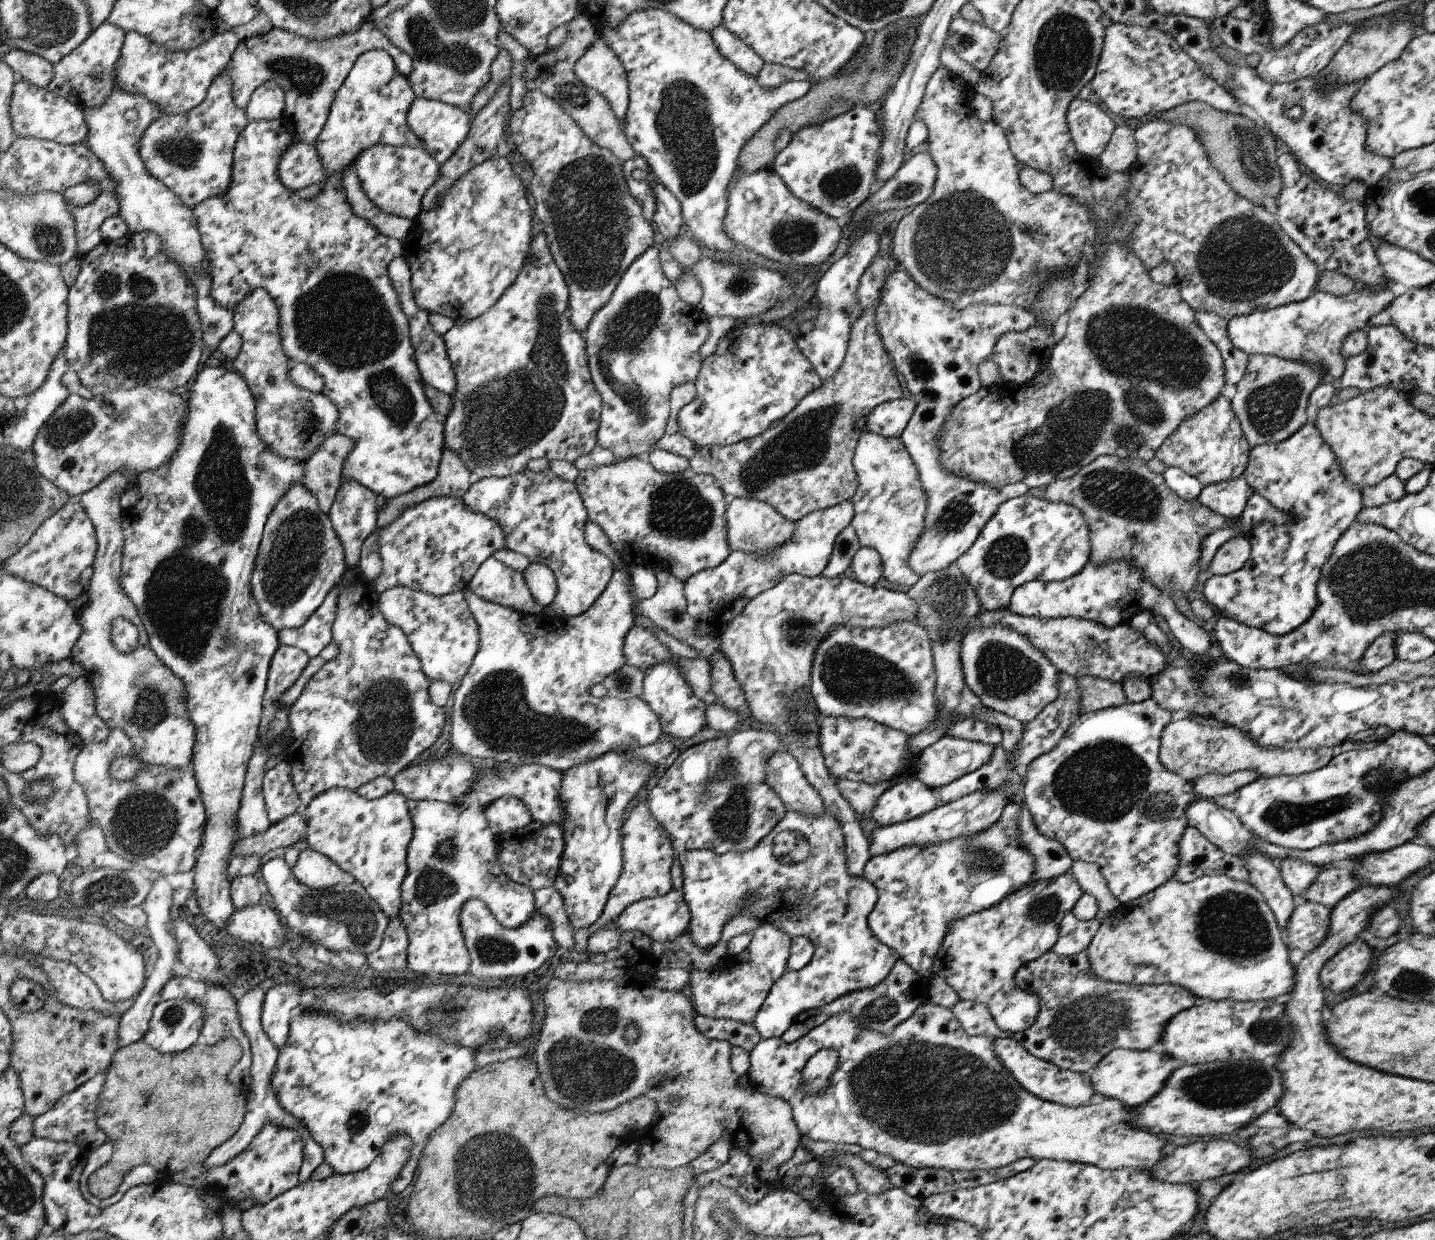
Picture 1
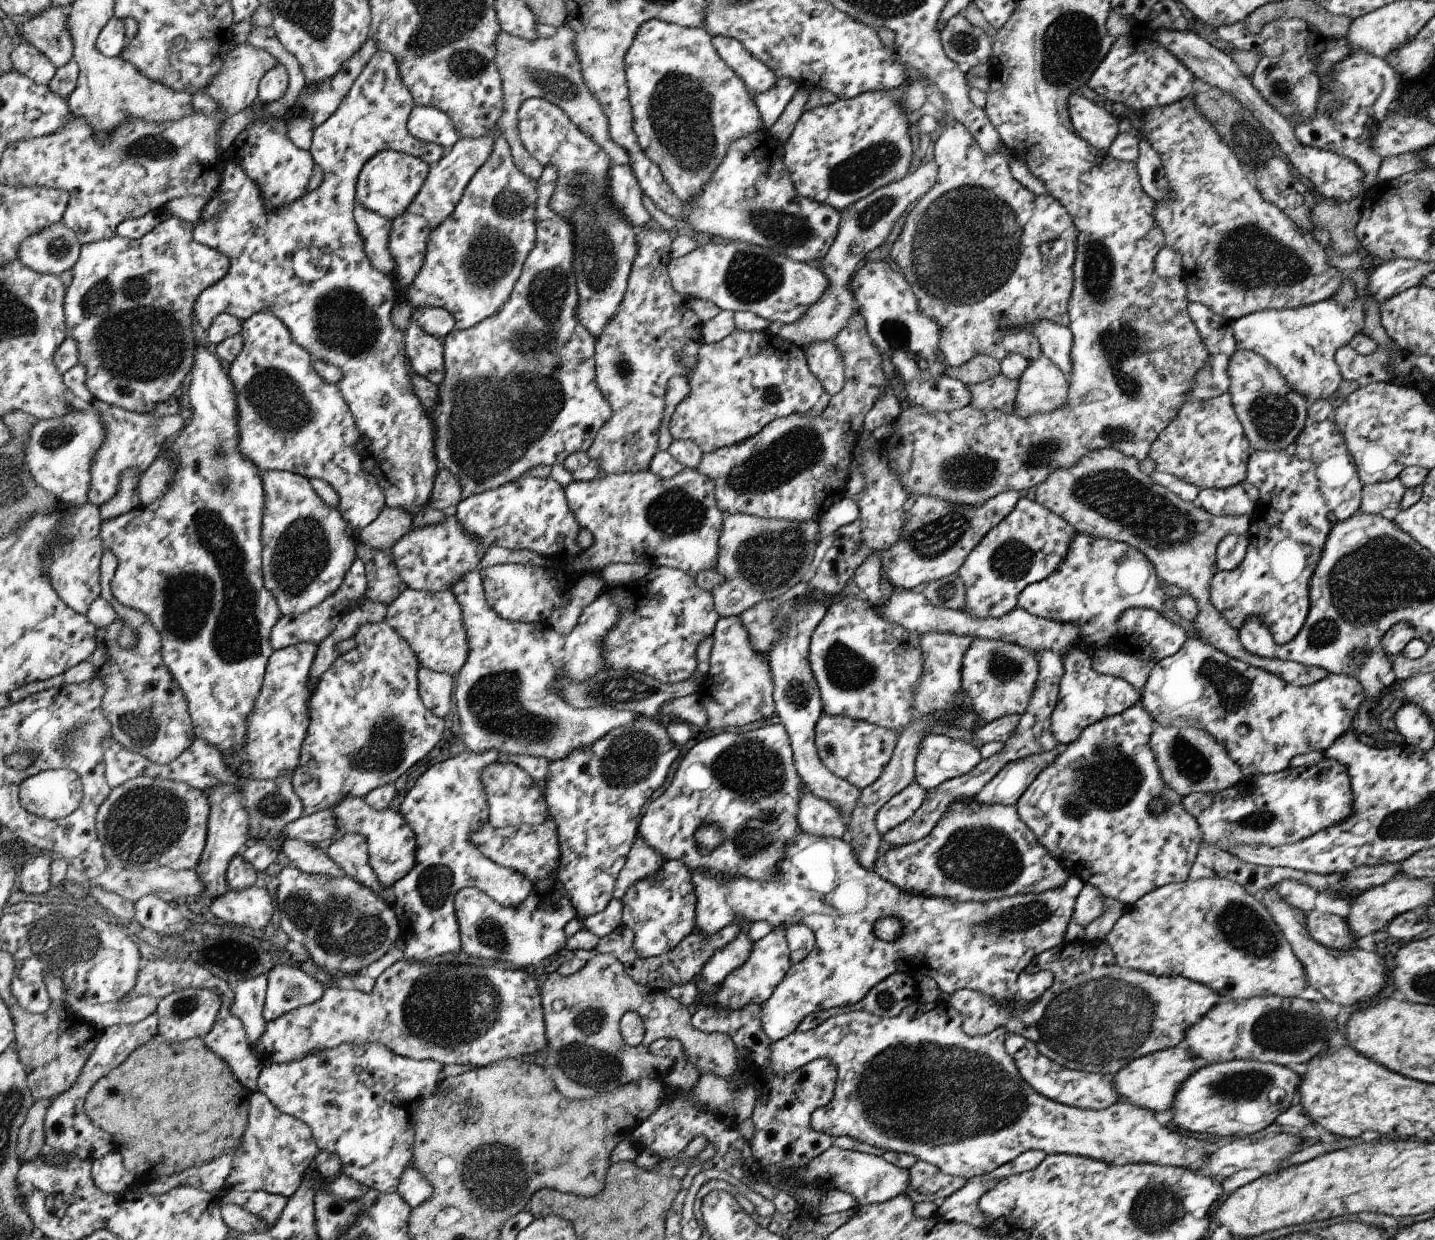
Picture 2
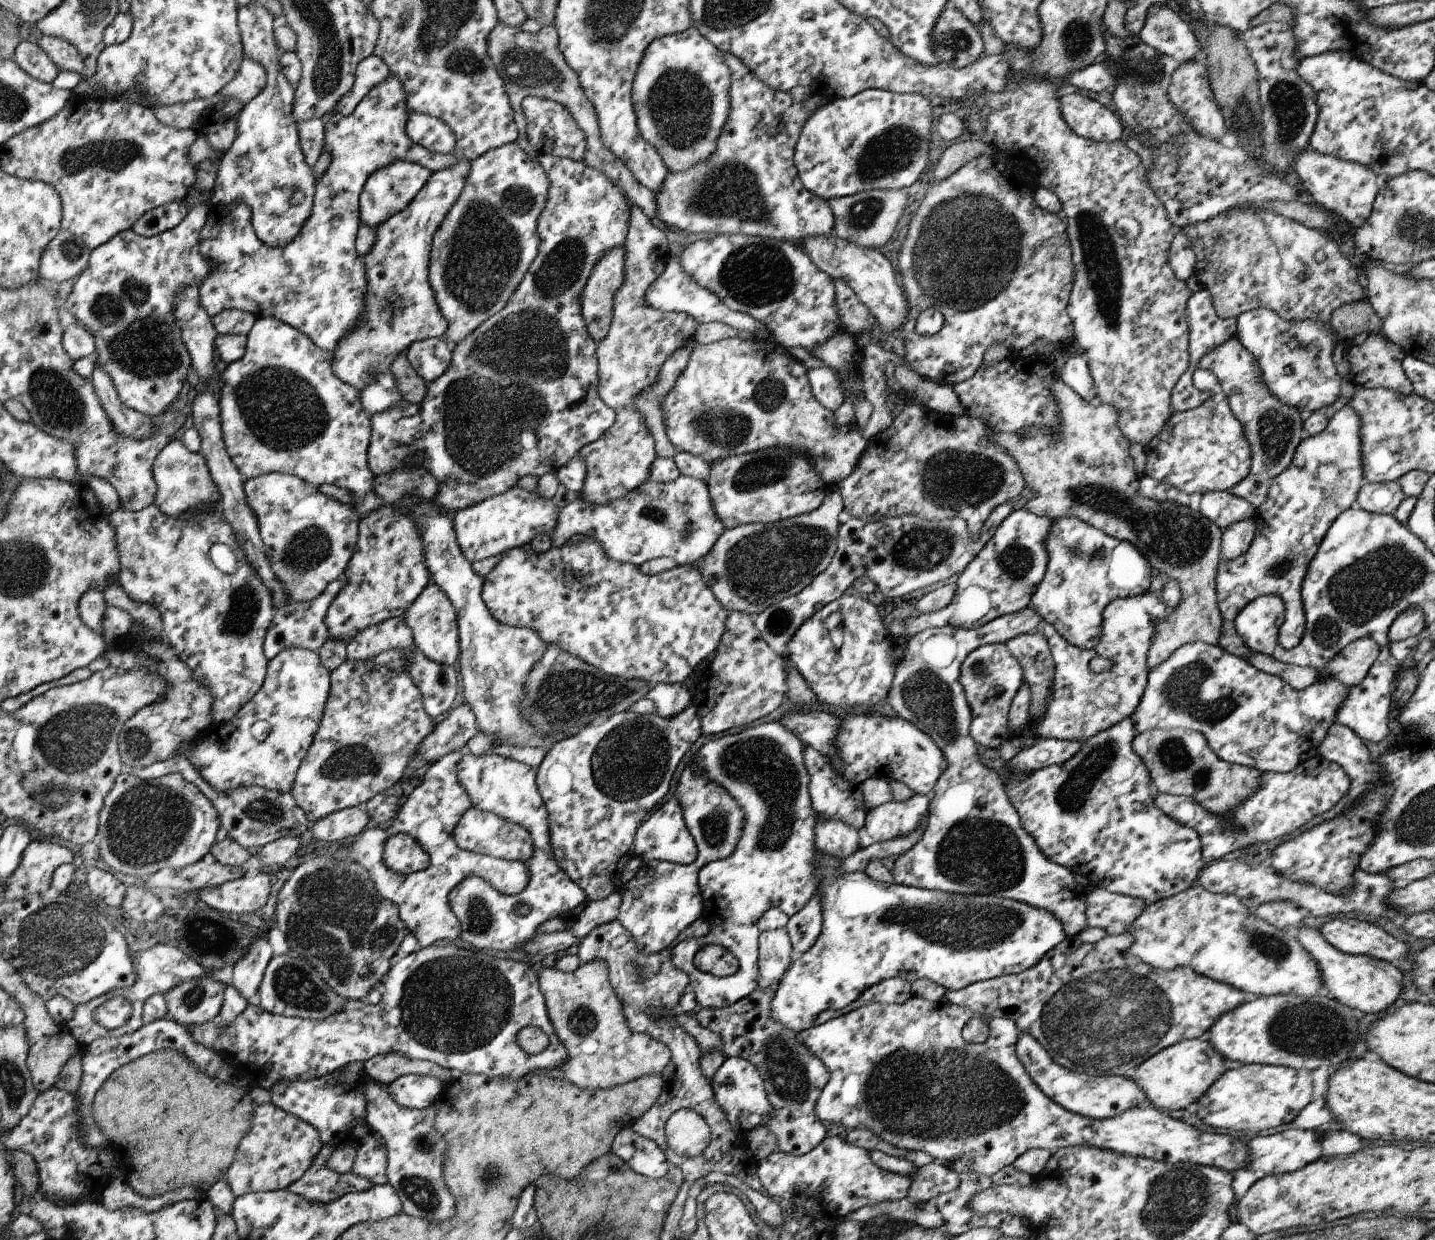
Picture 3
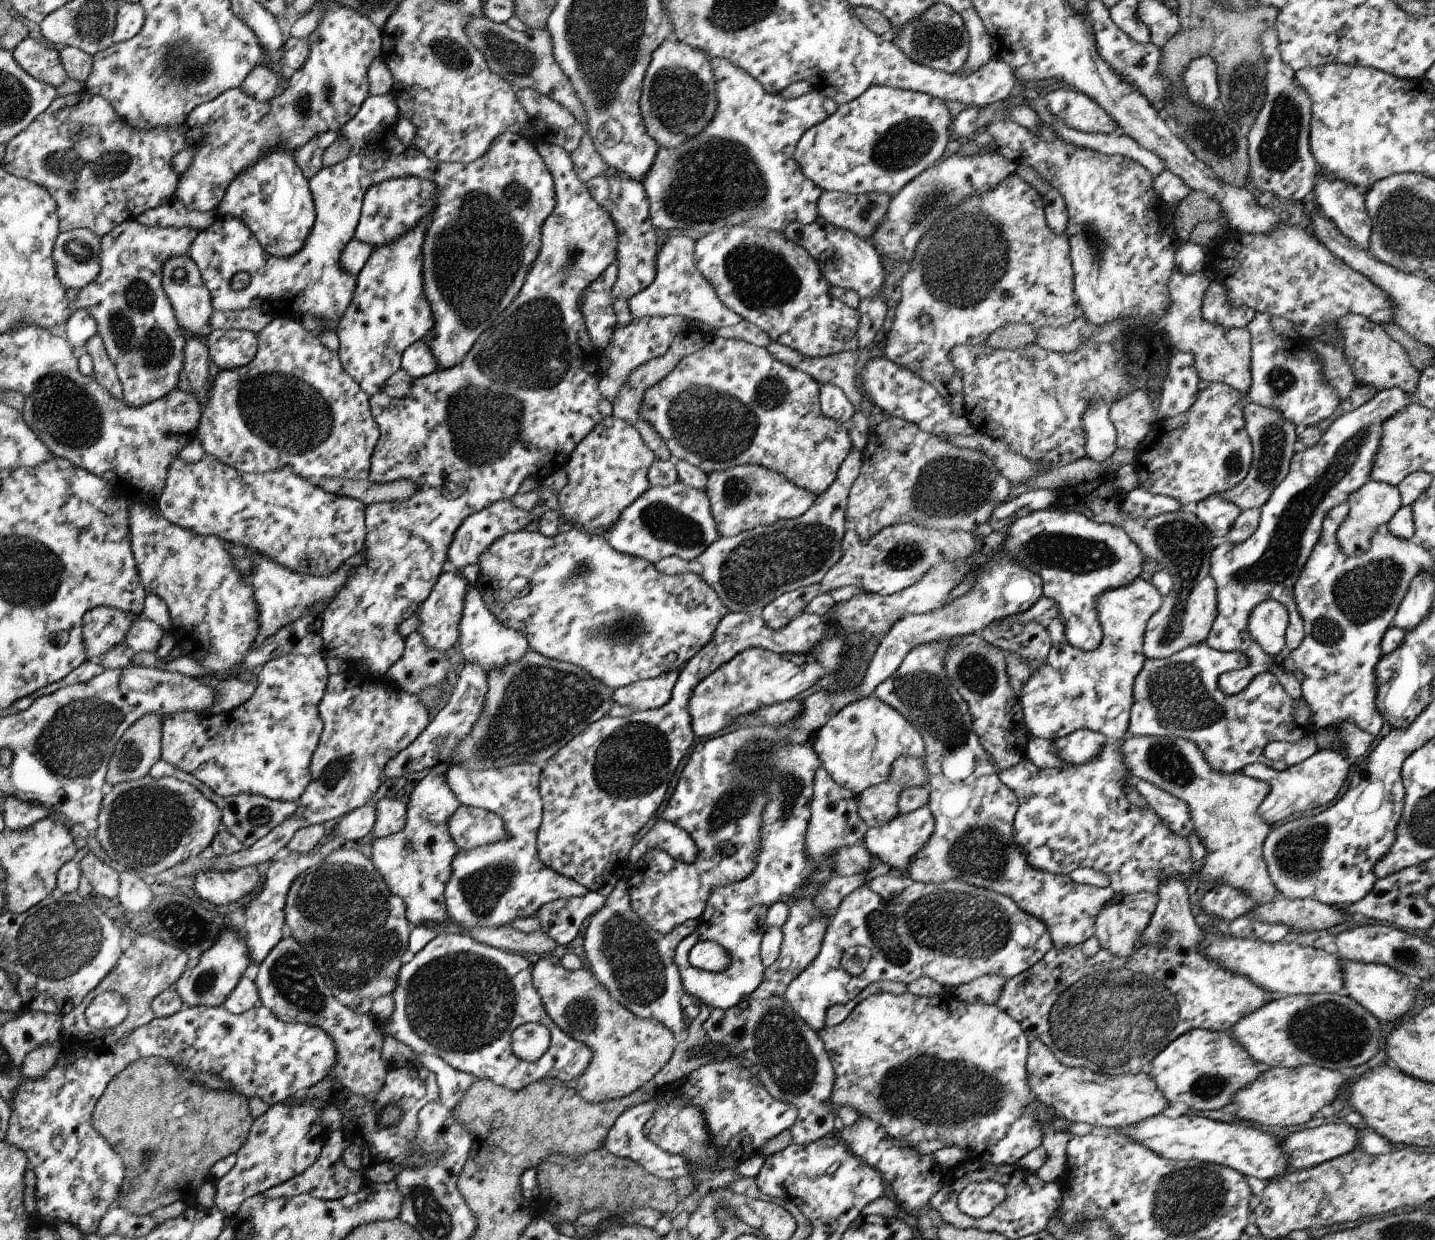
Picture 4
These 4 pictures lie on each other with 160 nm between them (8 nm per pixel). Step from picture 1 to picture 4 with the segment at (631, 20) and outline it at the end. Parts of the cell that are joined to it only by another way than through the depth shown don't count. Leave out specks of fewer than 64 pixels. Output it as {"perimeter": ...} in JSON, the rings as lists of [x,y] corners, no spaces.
{"perimeter":[[[669,36],[650,58],[640,86],[638,109],[650,137],[658,146],[671,148],[701,133],[715,108],[714,80],[706,52],[680,43]]]}

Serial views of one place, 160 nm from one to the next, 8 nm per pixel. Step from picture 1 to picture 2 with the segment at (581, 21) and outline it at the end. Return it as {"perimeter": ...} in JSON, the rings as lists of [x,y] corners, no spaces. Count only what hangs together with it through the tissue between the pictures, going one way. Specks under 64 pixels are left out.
{"perimeter":[[[566,24],[557,27],[549,38],[535,37],[534,40],[499,32],[499,58],[493,60],[498,67],[498,73],[503,74],[503,118],[499,118],[499,136],[503,136],[507,141],[509,153],[518,169],[535,180],[539,178],[543,166],[521,144],[516,116],[520,104],[531,97],[545,98],[560,107],[584,135],[589,136],[598,147],[604,150],[611,166],[627,165],[629,162],[626,151],[611,140],[606,115],[582,81],[579,59],[574,53],[573,41],[574,31]]]}

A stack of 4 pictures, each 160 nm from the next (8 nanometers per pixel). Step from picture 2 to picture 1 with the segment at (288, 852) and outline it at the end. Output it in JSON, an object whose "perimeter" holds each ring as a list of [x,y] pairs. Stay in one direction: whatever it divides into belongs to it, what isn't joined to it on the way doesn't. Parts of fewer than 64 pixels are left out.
{"perimeter":[[[309,848],[299,851],[290,870],[300,883],[315,890],[329,888],[334,884],[348,885],[355,880],[330,858]]]}

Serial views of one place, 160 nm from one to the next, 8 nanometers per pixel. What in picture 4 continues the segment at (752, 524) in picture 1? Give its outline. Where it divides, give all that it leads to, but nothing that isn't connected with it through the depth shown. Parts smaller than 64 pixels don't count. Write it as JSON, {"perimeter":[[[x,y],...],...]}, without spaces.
{"perimeter":[[[850,451],[849,456],[841,464],[837,472],[837,480],[825,492],[818,494],[813,505],[798,517],[774,522],[770,525],[755,527],[751,530],[736,534],[732,537],[719,537],[709,548],[698,557],[690,561],[671,555],[662,558],[654,566],[660,573],[676,575],[679,573],[693,573],[703,578],[715,591],[723,604],[731,612],[743,611],[760,616],[762,609],[780,594],[818,583],[826,576],[842,554],[841,542],[845,536],[843,522],[845,520],[846,506],[849,501],[850,486],[861,472],[862,459],[859,452]]]}

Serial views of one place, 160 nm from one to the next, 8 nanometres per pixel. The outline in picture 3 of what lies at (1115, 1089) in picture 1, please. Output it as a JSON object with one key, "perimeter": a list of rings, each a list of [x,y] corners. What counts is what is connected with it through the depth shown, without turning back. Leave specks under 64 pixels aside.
{"perimeter":[[[1202,1034],[1194,1039],[1176,1042],[1156,1052],[1129,1072],[1129,1076],[1140,1089],[1143,1089],[1147,1098],[1146,1103],[1162,1111],[1183,1110],[1191,1102],[1200,1099],[1230,1066],[1231,1063],[1213,1050],[1207,1034]]]}

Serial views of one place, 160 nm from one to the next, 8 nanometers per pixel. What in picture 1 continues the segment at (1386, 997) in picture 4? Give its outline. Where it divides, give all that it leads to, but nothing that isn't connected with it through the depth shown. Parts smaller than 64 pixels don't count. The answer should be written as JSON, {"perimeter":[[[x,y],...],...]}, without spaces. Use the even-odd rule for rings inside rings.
{"perimeter":[[[1248,851],[1239,858],[1246,864],[1248,882],[1261,893],[1283,932],[1297,901],[1283,884],[1278,865],[1255,851]],[[1355,939],[1351,944],[1338,950],[1323,963],[1319,971],[1322,990],[1332,996],[1351,990],[1363,974],[1367,974],[1371,955],[1367,943],[1360,939]]]}

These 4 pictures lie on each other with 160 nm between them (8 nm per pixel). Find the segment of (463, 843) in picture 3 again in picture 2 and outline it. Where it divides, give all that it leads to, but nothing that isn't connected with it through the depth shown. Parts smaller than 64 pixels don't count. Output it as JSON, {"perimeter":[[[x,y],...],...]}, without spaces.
{"perimeter":[[[549,819],[539,824],[505,824],[503,826],[483,823],[469,836],[473,843],[488,859],[499,866],[512,868],[528,878],[531,884],[540,881],[542,878],[555,874],[558,866],[558,856],[561,847],[558,846],[556,824]]]}

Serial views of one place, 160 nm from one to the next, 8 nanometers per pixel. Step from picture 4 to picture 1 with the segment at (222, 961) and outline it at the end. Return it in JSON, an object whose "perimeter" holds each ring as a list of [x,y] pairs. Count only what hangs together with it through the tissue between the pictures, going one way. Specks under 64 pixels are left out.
{"perimeter":[[[189,999],[158,1000],[153,1007],[143,1042],[160,1053],[189,1049],[205,1024],[205,1010]]]}

